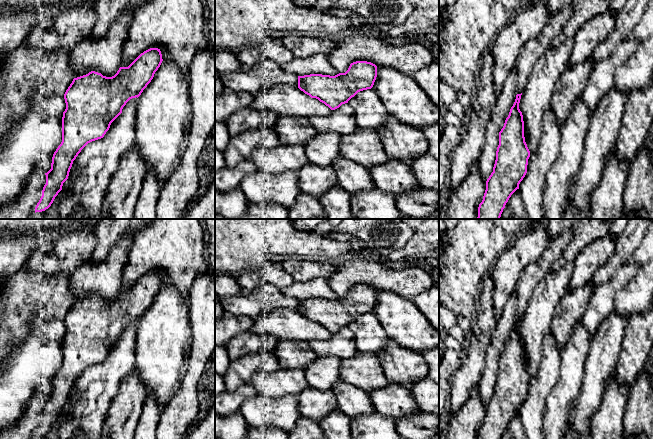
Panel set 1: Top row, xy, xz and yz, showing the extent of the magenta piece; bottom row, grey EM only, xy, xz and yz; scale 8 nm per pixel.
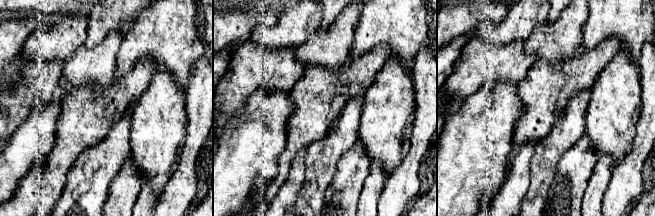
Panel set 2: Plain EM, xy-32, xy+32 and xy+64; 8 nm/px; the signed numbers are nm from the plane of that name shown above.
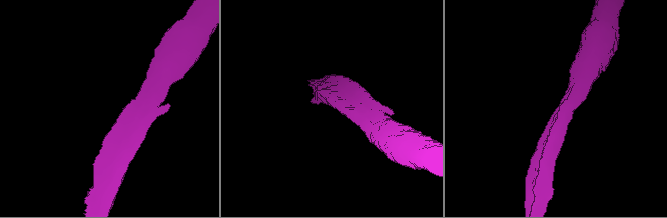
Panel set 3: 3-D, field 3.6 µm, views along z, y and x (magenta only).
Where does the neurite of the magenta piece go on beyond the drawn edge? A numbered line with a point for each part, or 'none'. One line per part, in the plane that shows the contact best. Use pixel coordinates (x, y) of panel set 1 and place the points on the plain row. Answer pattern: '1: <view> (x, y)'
1: xy (25, 428)

